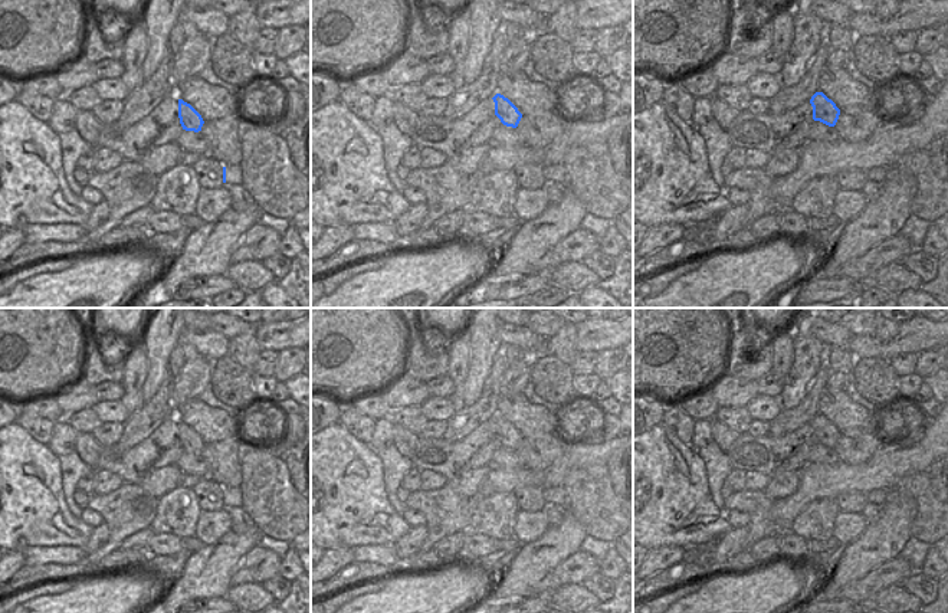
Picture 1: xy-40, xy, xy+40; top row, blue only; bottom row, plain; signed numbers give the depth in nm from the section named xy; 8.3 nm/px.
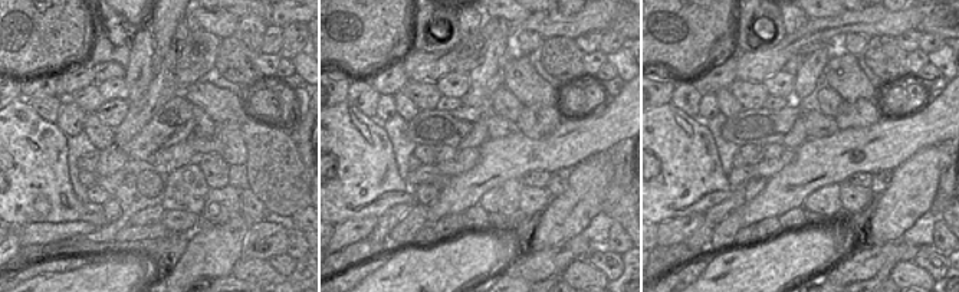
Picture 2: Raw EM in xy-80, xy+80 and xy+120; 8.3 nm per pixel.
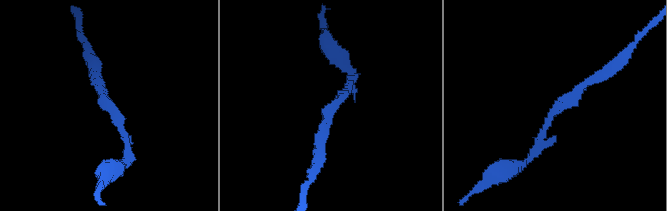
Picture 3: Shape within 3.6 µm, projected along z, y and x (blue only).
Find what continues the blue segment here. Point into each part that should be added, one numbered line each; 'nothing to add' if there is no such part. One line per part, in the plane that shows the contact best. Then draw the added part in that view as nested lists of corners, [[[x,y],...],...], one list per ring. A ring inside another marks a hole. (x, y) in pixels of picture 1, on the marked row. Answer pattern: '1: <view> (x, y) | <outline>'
nothing to add

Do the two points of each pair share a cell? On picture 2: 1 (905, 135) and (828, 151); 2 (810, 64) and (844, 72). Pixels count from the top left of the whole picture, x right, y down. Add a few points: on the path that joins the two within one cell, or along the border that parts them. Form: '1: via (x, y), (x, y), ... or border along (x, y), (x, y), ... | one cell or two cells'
1: via (886, 144), (847, 147) | one cell
2: border along (834, 53), (826, 66), (823, 84) | two cells

